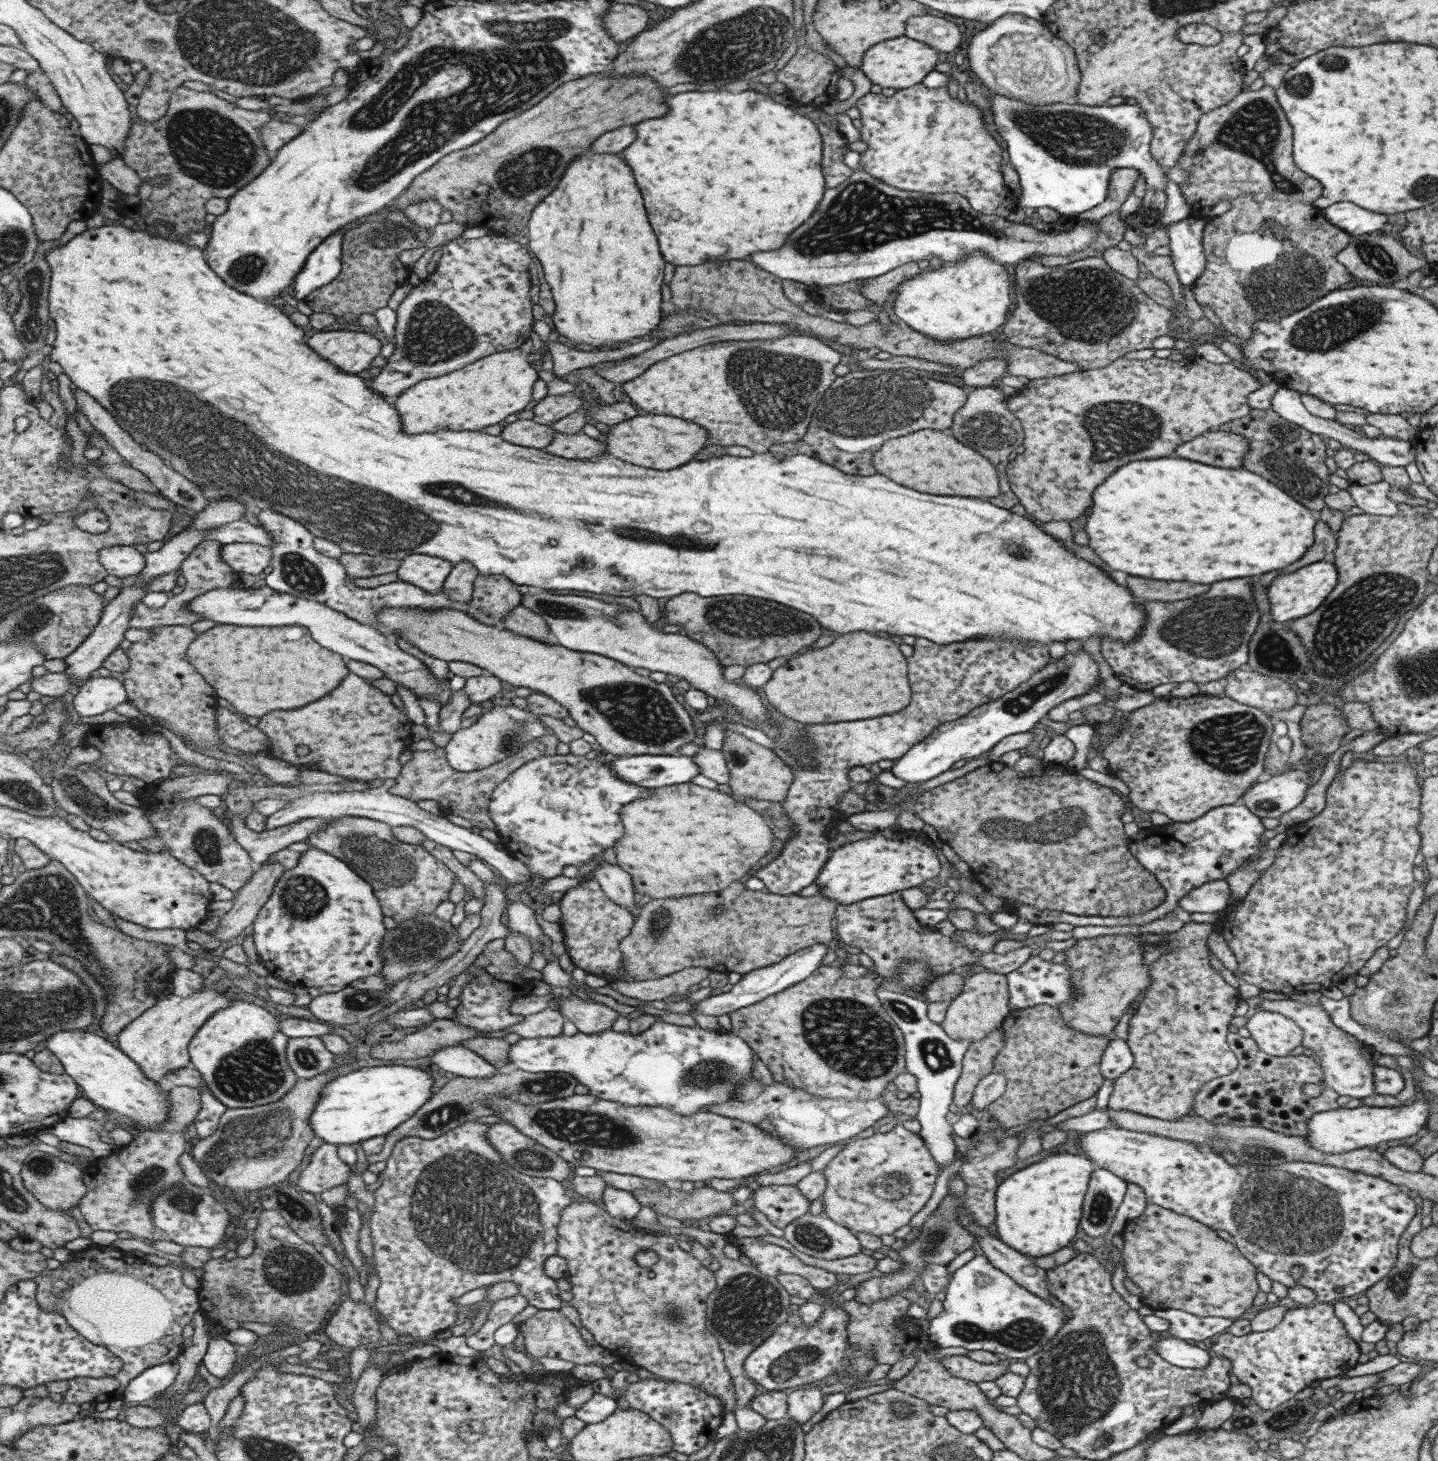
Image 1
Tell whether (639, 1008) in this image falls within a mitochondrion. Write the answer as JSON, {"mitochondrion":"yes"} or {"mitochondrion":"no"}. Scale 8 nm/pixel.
{"mitochondrion":"no"}

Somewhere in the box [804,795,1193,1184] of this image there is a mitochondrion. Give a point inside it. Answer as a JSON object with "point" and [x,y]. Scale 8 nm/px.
{"point":[1050,828]}

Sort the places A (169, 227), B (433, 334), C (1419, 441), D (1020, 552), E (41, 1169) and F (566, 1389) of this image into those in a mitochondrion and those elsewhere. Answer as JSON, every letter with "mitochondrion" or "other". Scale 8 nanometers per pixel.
{"A":"other","B":"mitochondrion","C":"other","D":"mitochondrion","E":"mitochondrion","F":"other"}

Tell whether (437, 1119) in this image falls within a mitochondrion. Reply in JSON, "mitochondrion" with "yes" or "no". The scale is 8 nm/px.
{"mitochondrion":"yes"}

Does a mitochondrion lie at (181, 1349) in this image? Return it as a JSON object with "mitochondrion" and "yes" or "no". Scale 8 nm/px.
{"mitochondrion":"no"}

